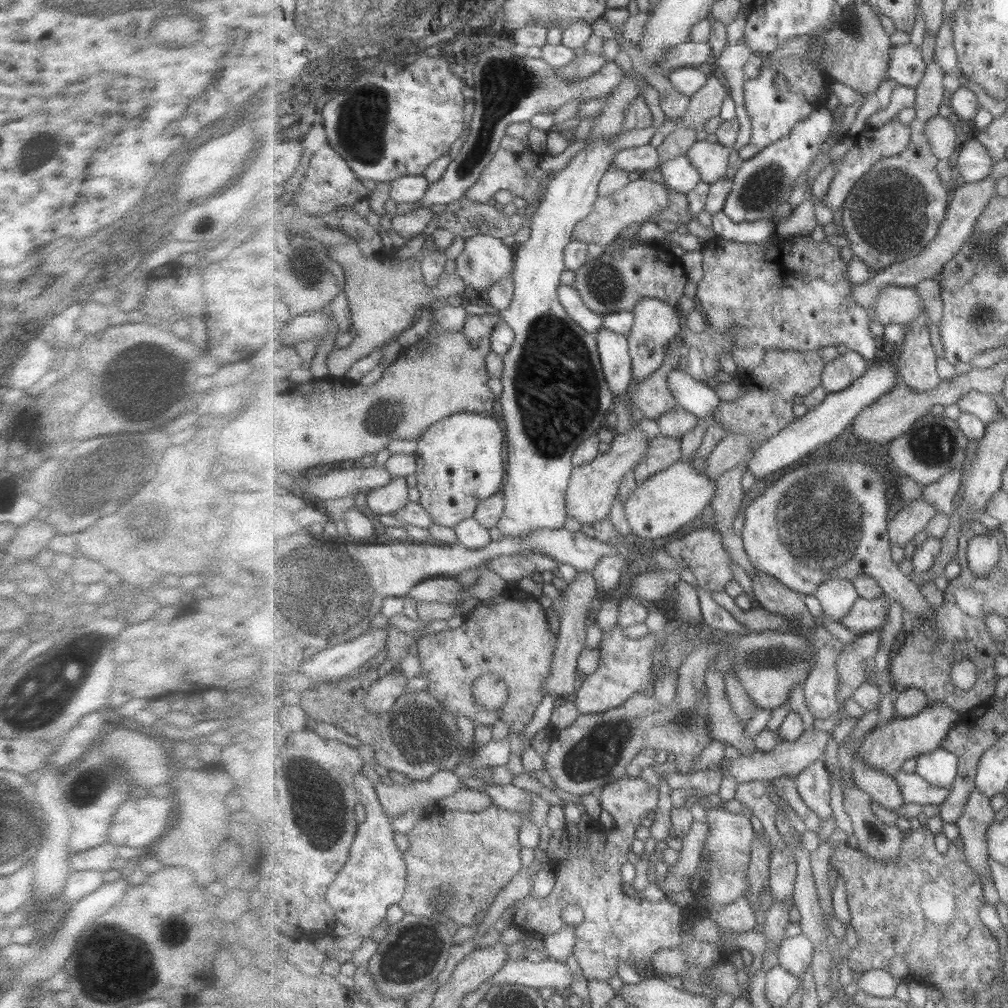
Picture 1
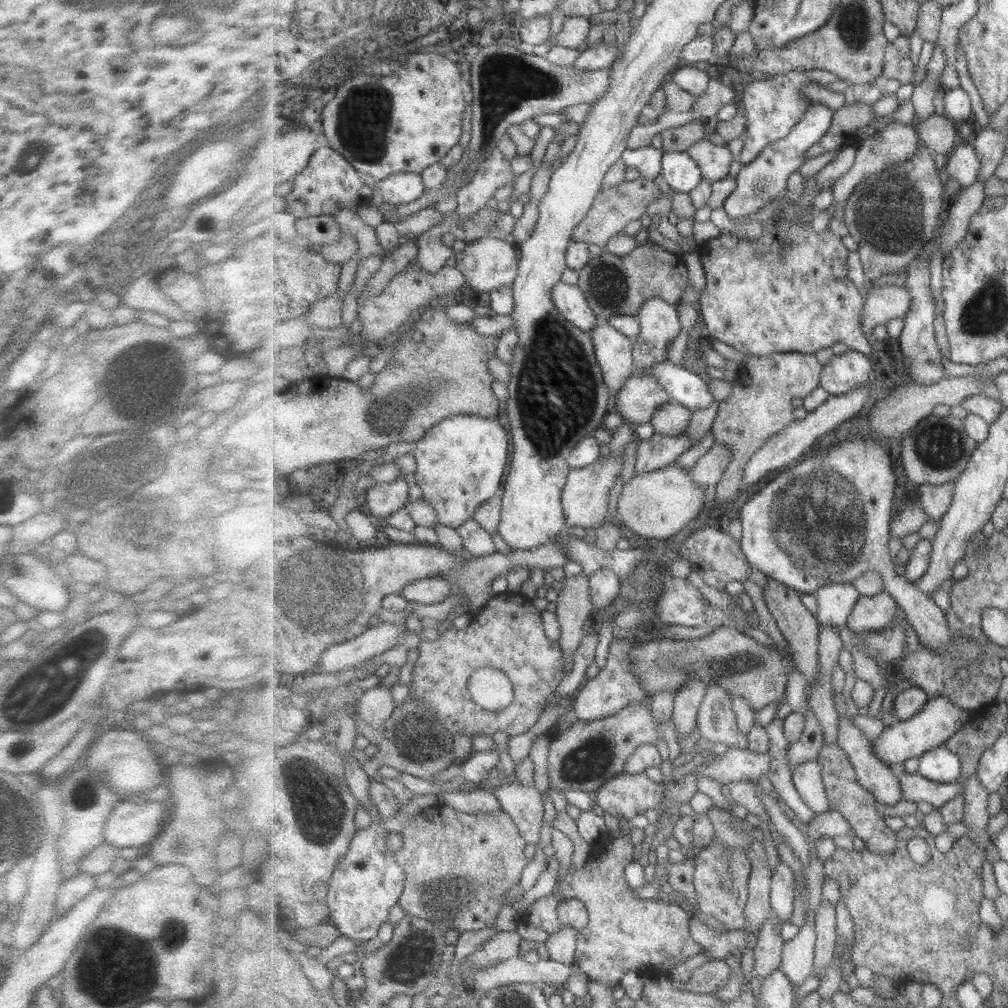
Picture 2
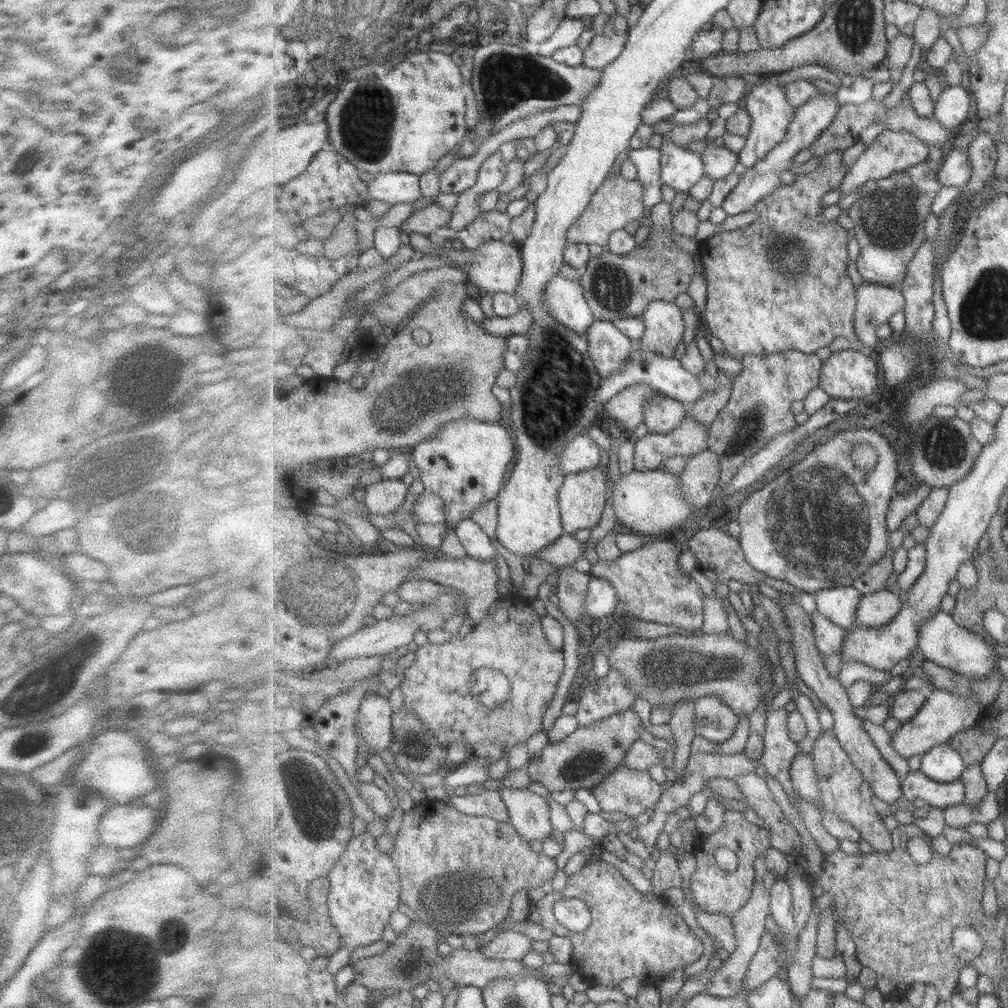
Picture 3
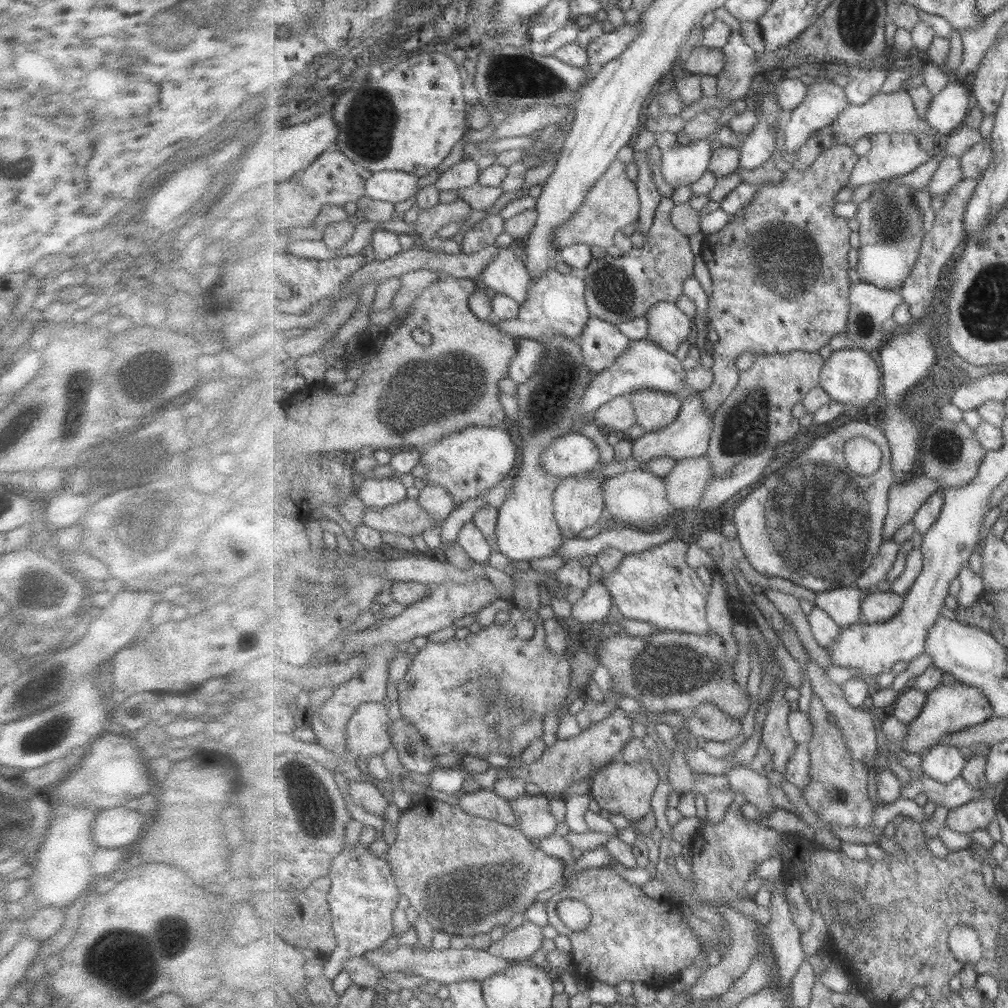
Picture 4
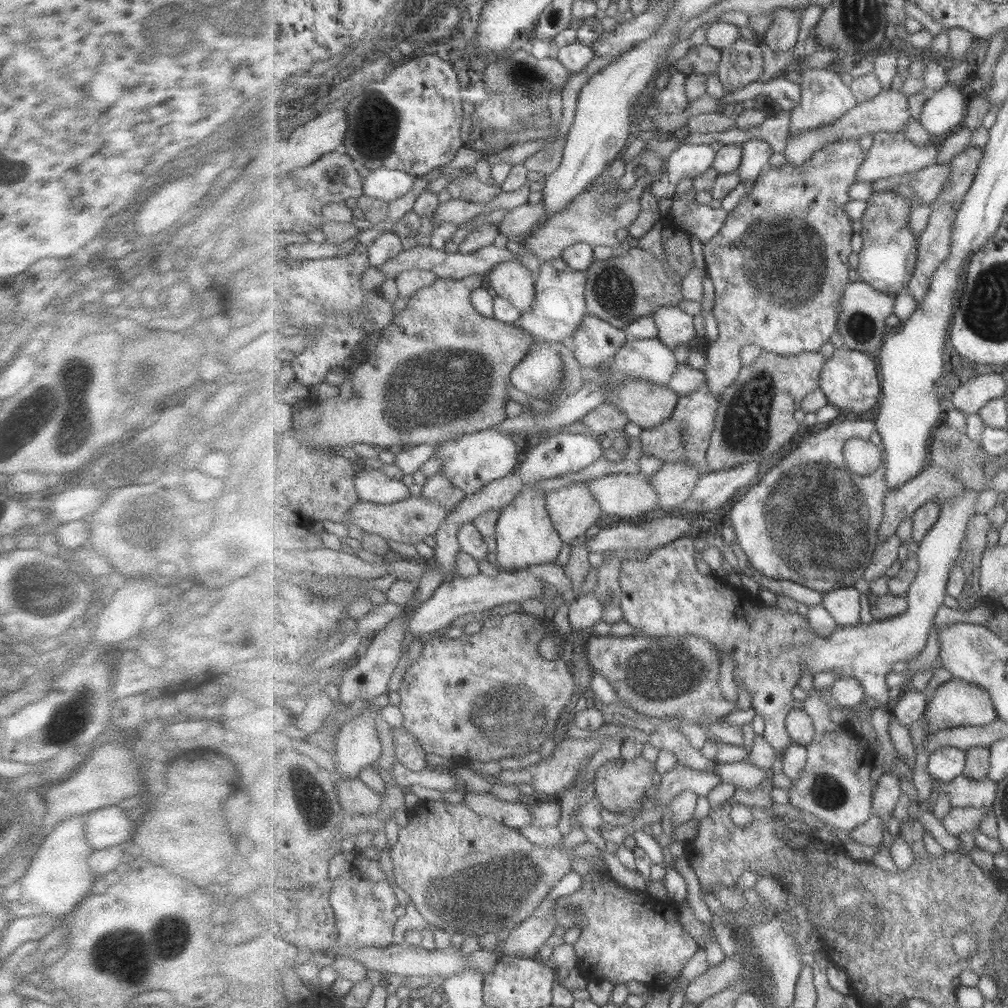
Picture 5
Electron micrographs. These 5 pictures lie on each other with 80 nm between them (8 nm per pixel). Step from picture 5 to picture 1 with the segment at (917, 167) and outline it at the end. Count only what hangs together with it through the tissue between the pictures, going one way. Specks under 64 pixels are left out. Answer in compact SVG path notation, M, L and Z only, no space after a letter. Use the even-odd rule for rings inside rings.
M895 117L891 122L884 124L882 128L870 129L865 128L855 137L855 145L844 155L844 161L840 162L840 157L833 163L838 169L834 175L827 194L824 197L824 204L836 211L837 208L844 206L844 203L852 194L852 188L865 176L880 160L889 157L897 157L902 152L905 152L910 147L911 128L899 122Z

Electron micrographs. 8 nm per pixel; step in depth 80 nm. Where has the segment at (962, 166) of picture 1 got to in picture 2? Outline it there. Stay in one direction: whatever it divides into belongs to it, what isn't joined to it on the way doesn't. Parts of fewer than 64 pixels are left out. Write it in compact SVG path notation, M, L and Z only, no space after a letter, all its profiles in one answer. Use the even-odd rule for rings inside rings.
M971 140L958 144L948 157L944 178L957 180L962 189L968 188L978 181L980 176L980 155Z

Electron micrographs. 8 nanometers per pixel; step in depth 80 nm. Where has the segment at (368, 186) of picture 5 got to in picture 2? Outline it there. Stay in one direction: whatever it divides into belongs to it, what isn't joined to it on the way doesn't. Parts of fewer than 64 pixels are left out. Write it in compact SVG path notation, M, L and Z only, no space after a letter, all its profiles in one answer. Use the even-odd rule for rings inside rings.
M401 173L384 178L376 182L374 187L384 202L393 205L415 202L426 191L424 179L415 173Z

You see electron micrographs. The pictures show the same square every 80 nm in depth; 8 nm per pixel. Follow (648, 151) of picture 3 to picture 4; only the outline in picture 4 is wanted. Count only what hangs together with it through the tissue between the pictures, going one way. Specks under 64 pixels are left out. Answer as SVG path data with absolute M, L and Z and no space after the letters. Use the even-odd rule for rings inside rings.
M645 151L635 152L633 157L638 168L638 176L635 183L638 186L641 203L640 217L637 220L636 230L647 236L653 226L655 213L662 196L657 192L655 180L653 180L651 175L651 168L645 159L647 158Z

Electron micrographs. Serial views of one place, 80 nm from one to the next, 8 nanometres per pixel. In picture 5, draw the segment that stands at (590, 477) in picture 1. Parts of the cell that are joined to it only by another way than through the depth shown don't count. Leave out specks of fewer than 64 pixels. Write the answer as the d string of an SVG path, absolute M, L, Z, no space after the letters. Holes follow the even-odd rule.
M574 483L553 490L546 496L546 502L560 537L570 545L583 538L603 513L585 483Z

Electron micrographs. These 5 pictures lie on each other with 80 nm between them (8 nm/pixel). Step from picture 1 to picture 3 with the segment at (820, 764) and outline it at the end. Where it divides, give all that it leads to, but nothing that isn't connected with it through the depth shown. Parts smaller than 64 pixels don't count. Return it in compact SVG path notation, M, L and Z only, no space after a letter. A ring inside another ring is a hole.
M799 753L792 762L790 775L795 792L803 796L803 800L815 803L815 808L821 808L819 779L812 753Z

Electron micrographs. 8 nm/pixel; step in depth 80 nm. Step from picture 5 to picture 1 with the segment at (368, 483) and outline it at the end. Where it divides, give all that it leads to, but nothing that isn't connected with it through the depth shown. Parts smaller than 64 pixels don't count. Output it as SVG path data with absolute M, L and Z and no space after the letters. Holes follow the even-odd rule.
M405 477L393 478L389 484L366 492L372 515L393 515L409 502L409 484Z

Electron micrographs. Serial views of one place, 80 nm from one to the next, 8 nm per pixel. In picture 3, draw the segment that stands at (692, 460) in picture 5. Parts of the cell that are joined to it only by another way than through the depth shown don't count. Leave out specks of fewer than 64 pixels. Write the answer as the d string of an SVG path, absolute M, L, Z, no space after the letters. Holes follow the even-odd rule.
M691 415L667 434L649 433L636 440L635 471L657 470L674 457L695 457L709 448L709 429Z

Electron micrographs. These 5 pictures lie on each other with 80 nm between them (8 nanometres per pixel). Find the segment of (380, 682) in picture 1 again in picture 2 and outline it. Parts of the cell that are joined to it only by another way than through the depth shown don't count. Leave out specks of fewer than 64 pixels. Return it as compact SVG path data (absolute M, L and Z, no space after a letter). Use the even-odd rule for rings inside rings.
M380 684L367 689L359 695L357 711L360 717L380 734L386 730L386 722L391 718L396 707L394 691L396 687L380 687Z

